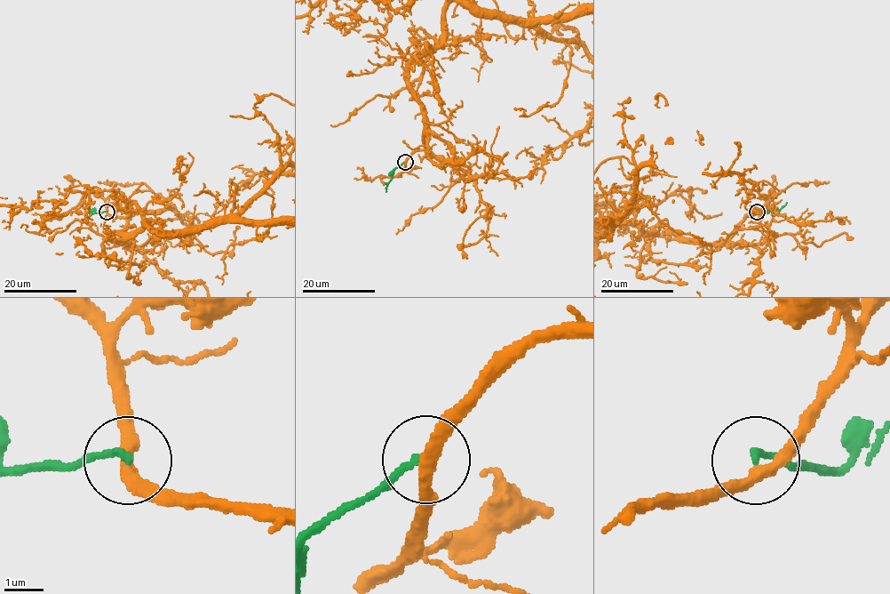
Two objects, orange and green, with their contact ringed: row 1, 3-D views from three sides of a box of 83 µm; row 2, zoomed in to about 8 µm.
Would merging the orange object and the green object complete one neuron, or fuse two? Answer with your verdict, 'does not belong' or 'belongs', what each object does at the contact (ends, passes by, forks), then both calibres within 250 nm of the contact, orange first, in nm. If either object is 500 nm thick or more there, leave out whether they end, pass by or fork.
does not belong | orange passes by | green ends | 320/180 nm

